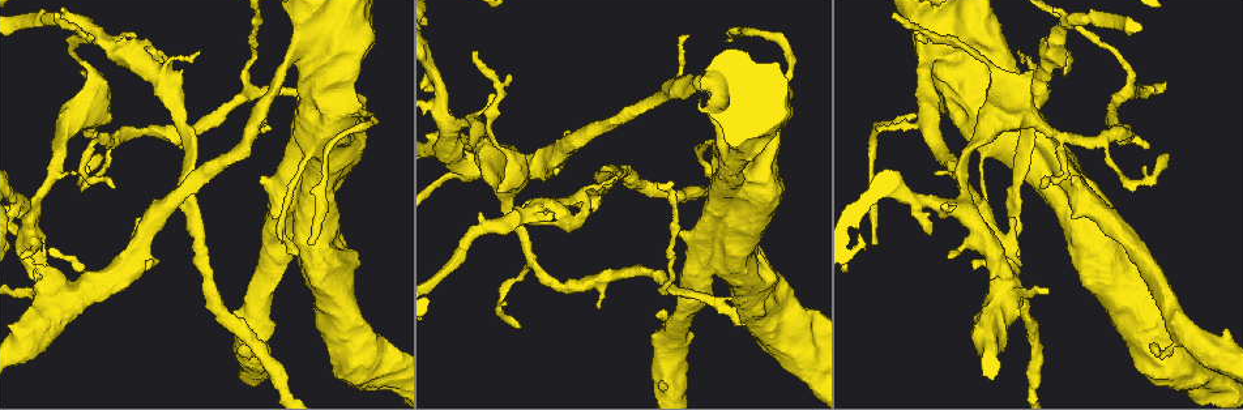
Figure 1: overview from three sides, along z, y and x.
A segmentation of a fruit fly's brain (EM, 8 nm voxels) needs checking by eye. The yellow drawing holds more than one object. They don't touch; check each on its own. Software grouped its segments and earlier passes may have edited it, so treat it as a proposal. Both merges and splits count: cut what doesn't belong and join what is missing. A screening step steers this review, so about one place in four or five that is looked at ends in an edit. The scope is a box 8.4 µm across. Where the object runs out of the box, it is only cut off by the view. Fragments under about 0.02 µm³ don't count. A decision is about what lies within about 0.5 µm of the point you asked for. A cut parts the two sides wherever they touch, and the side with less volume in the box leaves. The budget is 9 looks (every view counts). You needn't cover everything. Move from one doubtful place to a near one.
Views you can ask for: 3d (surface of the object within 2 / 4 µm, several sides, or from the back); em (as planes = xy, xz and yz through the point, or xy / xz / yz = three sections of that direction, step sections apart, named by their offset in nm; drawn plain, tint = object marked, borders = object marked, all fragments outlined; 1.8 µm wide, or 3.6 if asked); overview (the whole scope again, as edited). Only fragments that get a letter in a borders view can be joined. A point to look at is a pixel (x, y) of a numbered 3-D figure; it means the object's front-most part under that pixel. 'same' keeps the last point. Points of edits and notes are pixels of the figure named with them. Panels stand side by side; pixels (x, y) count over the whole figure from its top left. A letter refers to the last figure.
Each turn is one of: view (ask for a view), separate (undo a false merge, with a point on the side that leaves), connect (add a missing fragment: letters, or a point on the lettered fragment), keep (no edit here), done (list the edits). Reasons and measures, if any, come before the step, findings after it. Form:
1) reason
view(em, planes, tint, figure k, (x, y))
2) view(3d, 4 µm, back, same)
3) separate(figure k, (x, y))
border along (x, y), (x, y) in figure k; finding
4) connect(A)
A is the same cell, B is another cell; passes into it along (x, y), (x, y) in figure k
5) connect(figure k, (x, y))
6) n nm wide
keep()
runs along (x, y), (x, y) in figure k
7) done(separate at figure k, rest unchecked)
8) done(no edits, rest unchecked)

a narrow waist
view(em, xz, step 8, tint, figure 1, (146, 132))

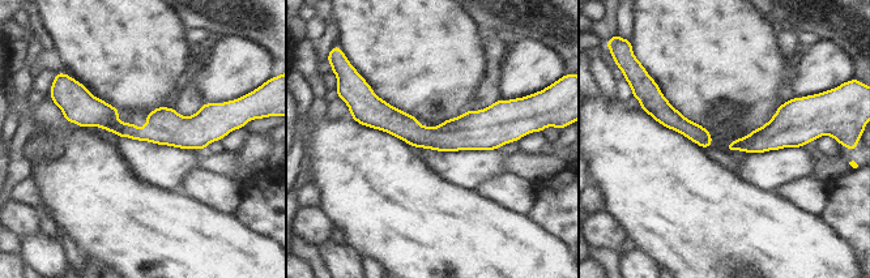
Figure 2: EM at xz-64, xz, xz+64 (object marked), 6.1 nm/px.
view(em, planes, borders, same)

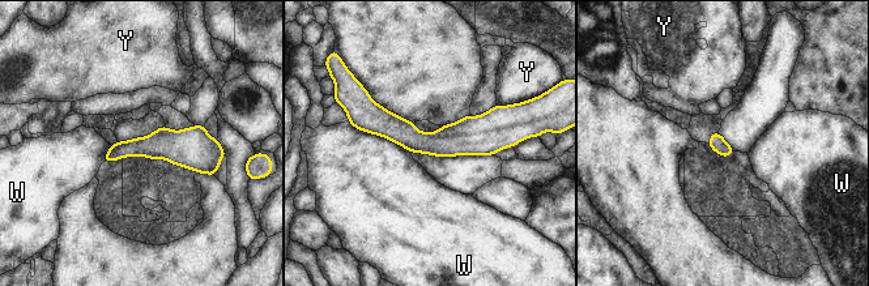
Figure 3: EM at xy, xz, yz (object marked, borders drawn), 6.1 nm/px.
W touches over 440 nm
keep()
W and Y are other cells; runs along (356, 123), (413, 140), (508, 140) in figure 3; one cell here

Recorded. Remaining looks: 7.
arms part here
view(3d, 4 µm, figure 1, (580, 196))

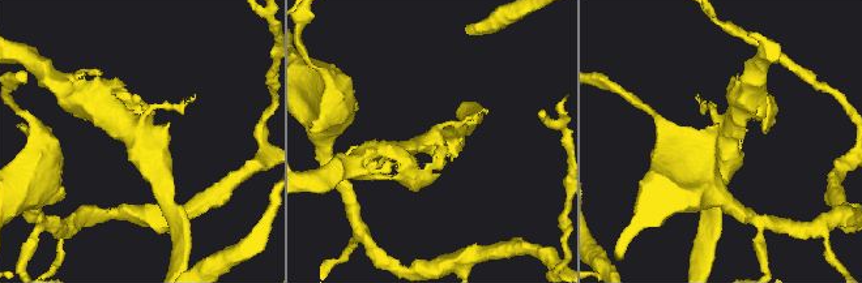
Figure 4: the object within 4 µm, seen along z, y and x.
shape alone is not enough
view(em, planes, borders, figure 4, (137, 149))

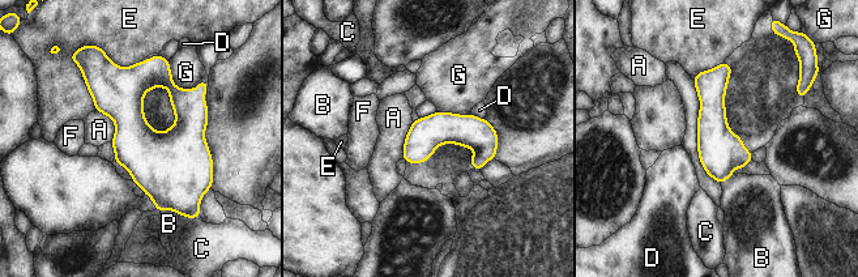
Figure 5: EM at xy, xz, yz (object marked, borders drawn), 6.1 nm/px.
220 nm wide
keep()
A, B, C, D, E, F and G are other cells; border along (95, 110), (112, 120), (111, 141) in figure 5; all the same cell

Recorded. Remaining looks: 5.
branch stops here
view(3d, 2 µm, figure 1, (530, 198))

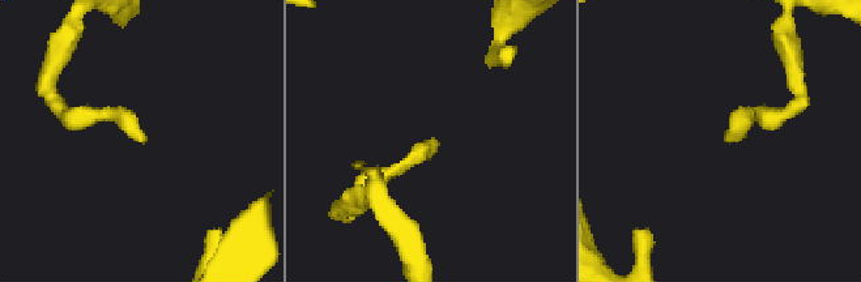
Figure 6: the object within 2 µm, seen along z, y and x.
now the EM
view(em, xy, step 4, borders, figure 6, (144, 144))

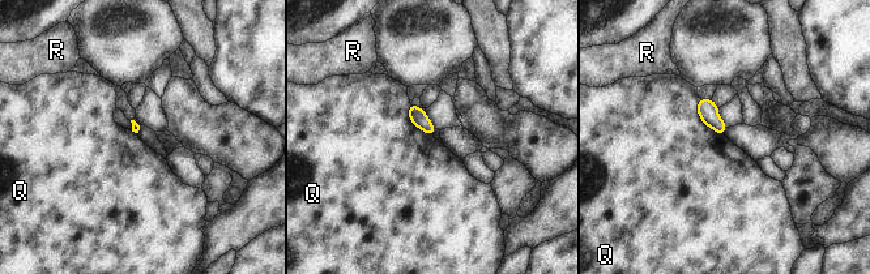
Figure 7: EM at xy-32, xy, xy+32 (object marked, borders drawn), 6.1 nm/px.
view(em, planes, borders, same)

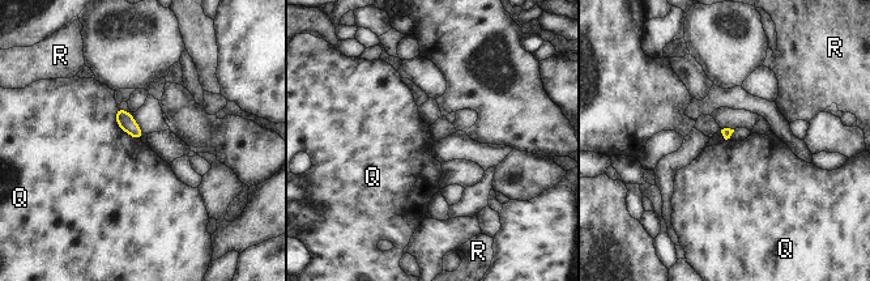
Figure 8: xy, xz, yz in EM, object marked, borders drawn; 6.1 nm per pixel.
Q touches over 260 nm
keep()
Q and R are other cells; border along (116, 107), (116, 123), (140, 140) in figure 8; none of them fits

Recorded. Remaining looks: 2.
done(no edits, rest unchecked)

